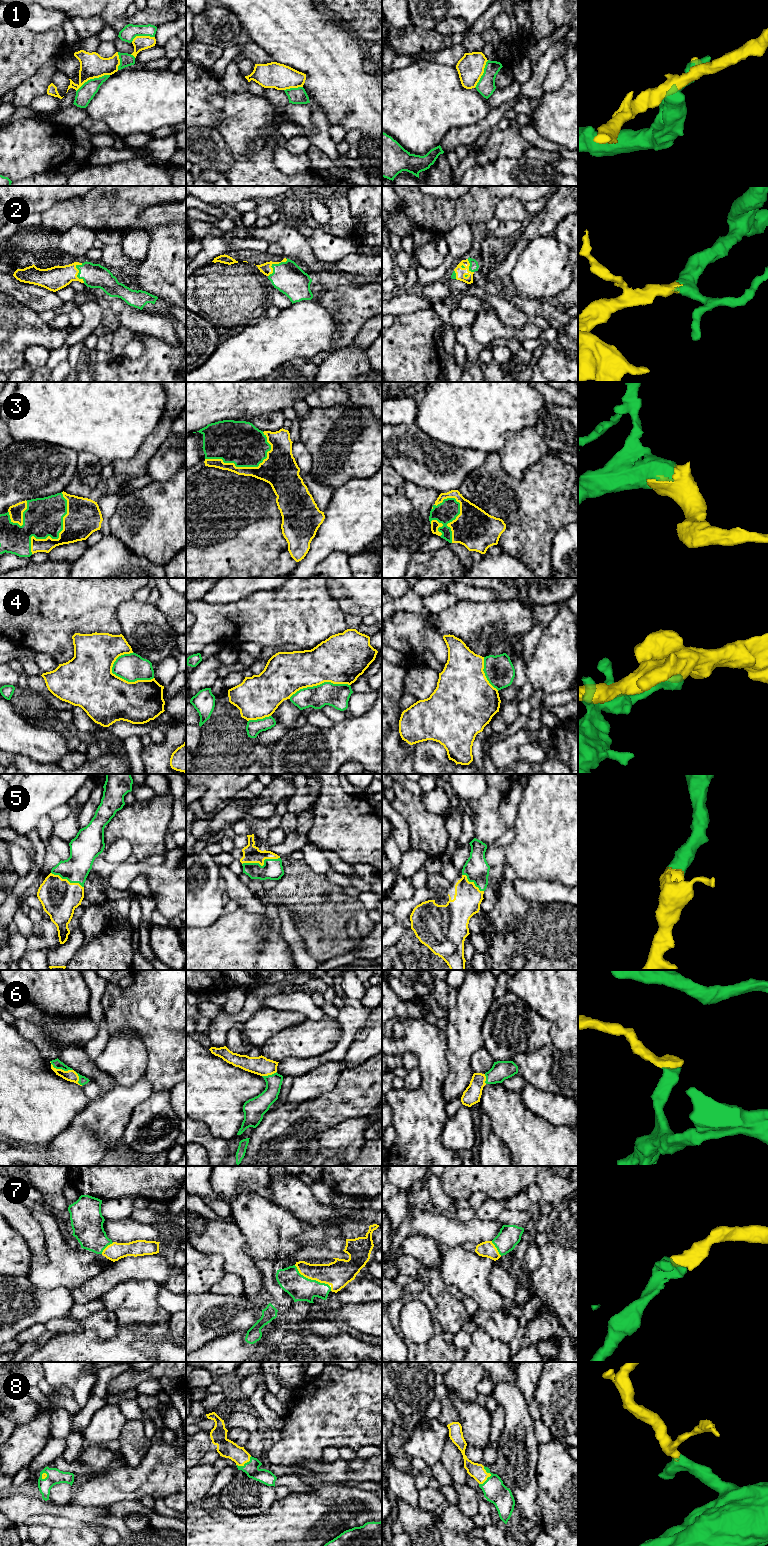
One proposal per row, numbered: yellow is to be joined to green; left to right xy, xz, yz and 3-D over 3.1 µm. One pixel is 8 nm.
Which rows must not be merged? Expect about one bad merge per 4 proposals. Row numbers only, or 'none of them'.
1, 4

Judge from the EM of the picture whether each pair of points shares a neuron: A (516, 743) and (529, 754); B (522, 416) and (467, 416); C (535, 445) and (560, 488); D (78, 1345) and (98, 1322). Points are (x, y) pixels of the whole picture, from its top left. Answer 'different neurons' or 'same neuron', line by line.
A: different neurons
B: same neuron
C: different neurons
D: different neurons

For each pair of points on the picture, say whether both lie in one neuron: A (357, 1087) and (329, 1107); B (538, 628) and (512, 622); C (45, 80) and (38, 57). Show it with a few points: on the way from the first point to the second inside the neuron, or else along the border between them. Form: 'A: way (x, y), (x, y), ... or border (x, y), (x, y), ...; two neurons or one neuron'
A: way (350, 1094), (336, 1107); one neuron
B: border (534, 607), (534, 624), (522, 636); two neurons
C: border (55, 61), (49, 61), (42, 65), (22, 81); two neurons

